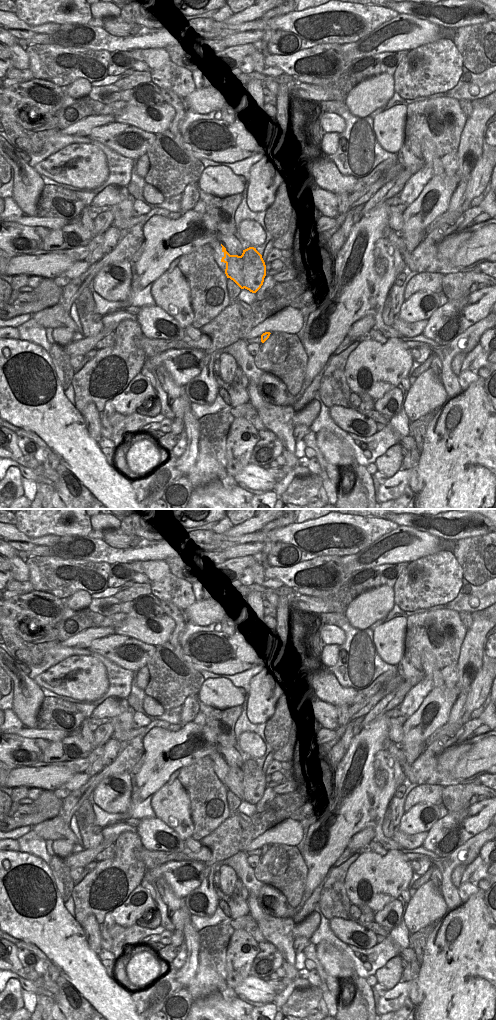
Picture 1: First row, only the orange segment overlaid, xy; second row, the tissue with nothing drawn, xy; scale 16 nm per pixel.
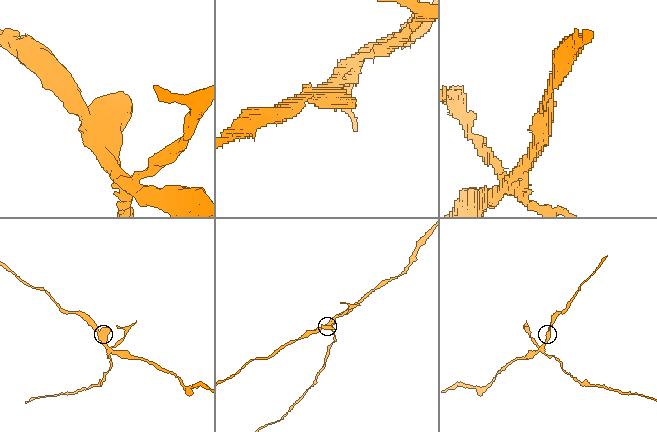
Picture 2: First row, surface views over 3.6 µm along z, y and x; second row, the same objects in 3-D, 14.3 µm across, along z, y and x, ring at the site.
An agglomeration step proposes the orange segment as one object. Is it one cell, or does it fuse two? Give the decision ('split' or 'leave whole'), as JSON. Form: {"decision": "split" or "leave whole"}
{"decision": "split"}

